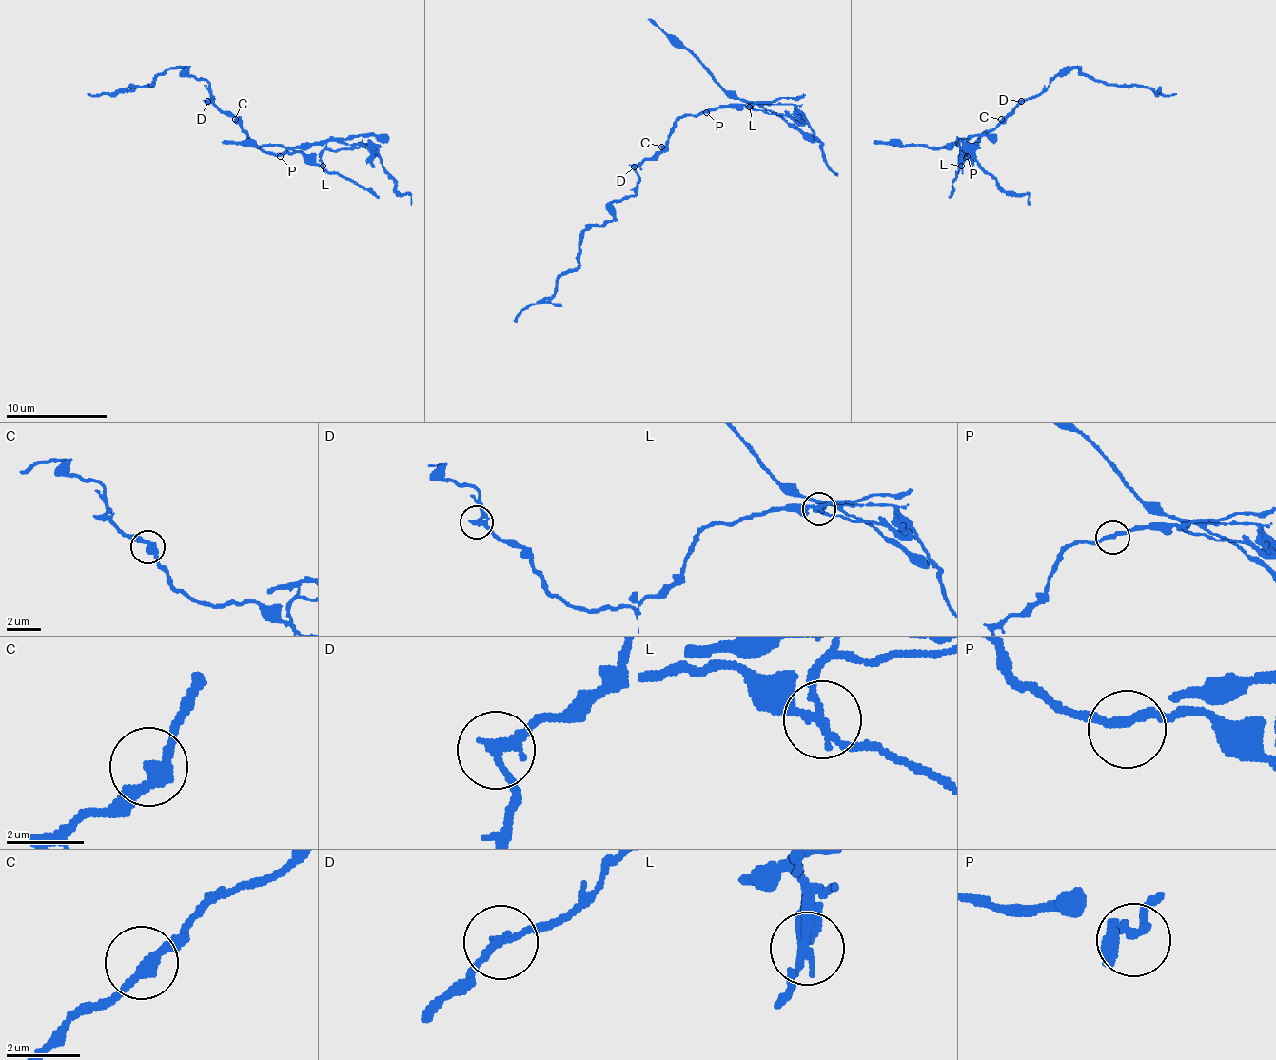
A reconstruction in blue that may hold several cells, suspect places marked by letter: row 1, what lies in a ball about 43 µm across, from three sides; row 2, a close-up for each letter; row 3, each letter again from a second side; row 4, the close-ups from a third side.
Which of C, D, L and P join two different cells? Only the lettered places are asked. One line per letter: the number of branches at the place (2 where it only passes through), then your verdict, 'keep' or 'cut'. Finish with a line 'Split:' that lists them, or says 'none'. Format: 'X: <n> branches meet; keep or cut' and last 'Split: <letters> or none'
C: 2 branches meet; keep
D: 2 branches meet; cut
L: 3 branches meet; cut
P: 2 branches meet; keep
Split: D, L

